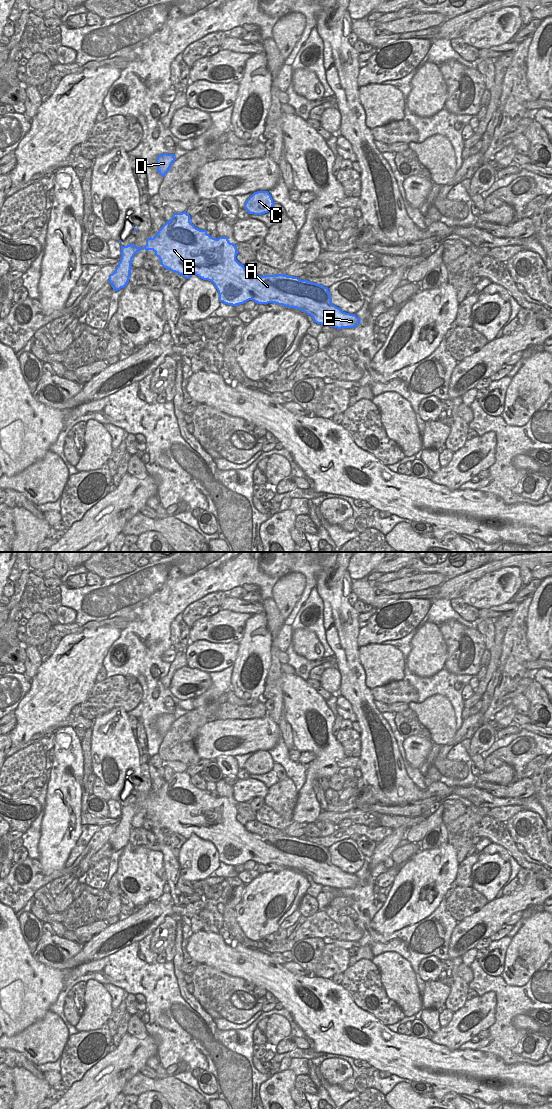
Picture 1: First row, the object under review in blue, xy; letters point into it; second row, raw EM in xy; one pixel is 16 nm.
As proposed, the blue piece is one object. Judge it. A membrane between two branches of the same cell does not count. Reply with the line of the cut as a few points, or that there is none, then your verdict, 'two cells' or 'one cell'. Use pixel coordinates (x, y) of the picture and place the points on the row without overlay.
no cut | one cell

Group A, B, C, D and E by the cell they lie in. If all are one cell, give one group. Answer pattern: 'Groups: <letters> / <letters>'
Groups: A B C D E.

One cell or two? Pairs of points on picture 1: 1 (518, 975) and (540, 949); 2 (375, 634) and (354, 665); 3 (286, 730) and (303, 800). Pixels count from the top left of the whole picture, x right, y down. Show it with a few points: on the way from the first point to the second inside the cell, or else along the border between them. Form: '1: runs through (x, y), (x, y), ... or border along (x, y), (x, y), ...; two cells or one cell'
1: runs through (520, 969), (534, 955); one cell
2: border along (360, 628), (357, 639), (358, 646); two cells
3: border along (289, 724), (292, 730), (292, 743), (294, 747); two cells

